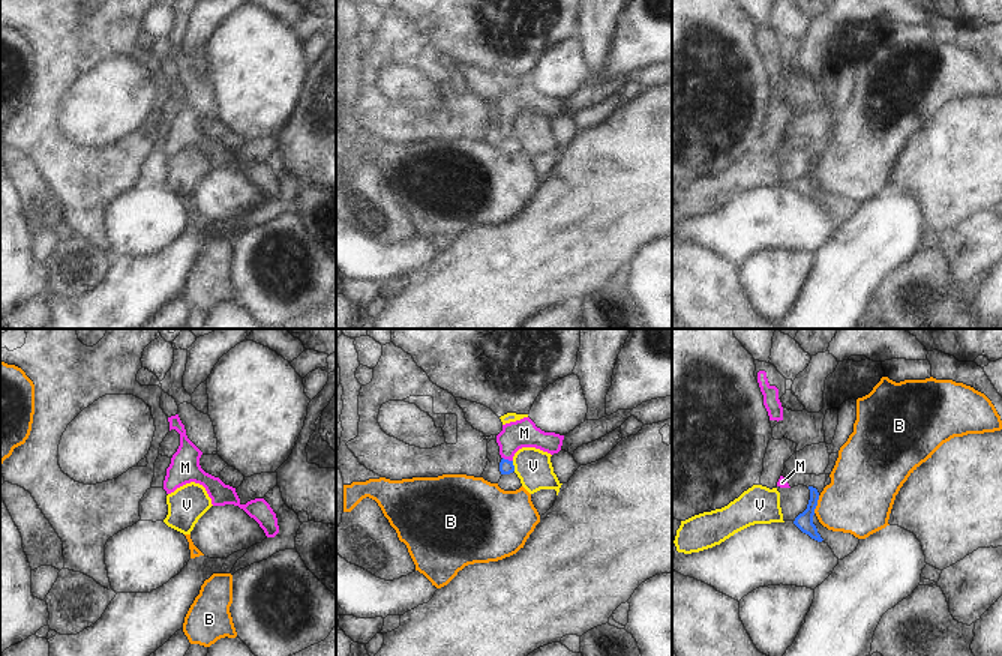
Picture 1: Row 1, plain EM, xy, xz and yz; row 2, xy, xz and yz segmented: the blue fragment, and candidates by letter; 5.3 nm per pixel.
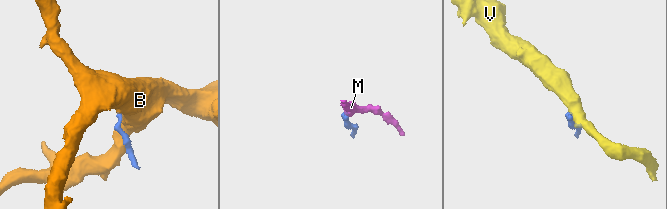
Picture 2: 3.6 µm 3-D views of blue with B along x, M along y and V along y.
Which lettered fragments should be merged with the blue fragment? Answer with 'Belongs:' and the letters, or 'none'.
Belongs: M.

